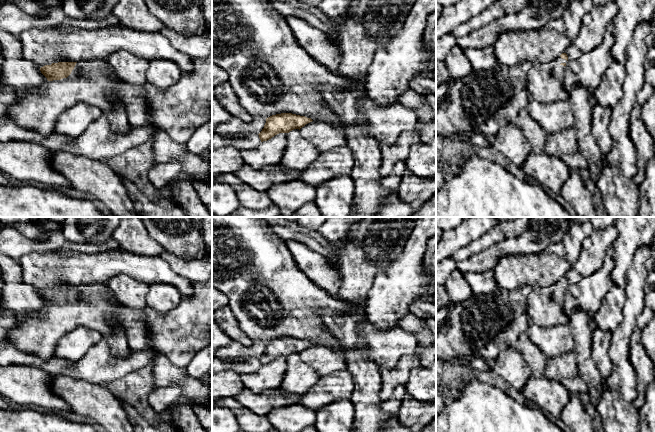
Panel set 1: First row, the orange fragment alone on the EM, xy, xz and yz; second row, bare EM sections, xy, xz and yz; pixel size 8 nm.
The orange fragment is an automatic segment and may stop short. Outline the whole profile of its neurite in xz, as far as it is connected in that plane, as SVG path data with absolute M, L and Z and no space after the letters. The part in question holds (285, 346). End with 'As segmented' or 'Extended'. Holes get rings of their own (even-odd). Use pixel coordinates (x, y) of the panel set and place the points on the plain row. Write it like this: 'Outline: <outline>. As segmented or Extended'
Outline: M281 337L266 342L262 355L258 358L261 366L267 365L279 357L289 357L294 353L301 353L312 346L311 342L292 337Z. As segmented

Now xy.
Outline: M84 284L79 286L58 286L51 289L45 289L40 292L41 297L47 302L47 305L36 312L28 315L22 323L16 323L16 326L7 333L8 340L19 350L32 353L46 360L52 357L57 341L68 332L77 327L84 327L100 332L103 336L110 333L108 317L110 316L120 331L124 332L121 322L116 318L114 309L119 306L115 298L106 298L104 294L108 291L105 284Z. Extended

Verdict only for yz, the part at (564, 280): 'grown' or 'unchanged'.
grown

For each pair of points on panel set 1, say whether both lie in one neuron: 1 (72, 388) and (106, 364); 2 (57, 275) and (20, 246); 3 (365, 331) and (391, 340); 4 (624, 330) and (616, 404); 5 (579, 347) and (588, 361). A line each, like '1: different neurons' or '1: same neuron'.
1: different neurons
2: different neurons
3: same neuron
4: different neurons
5: same neuron

